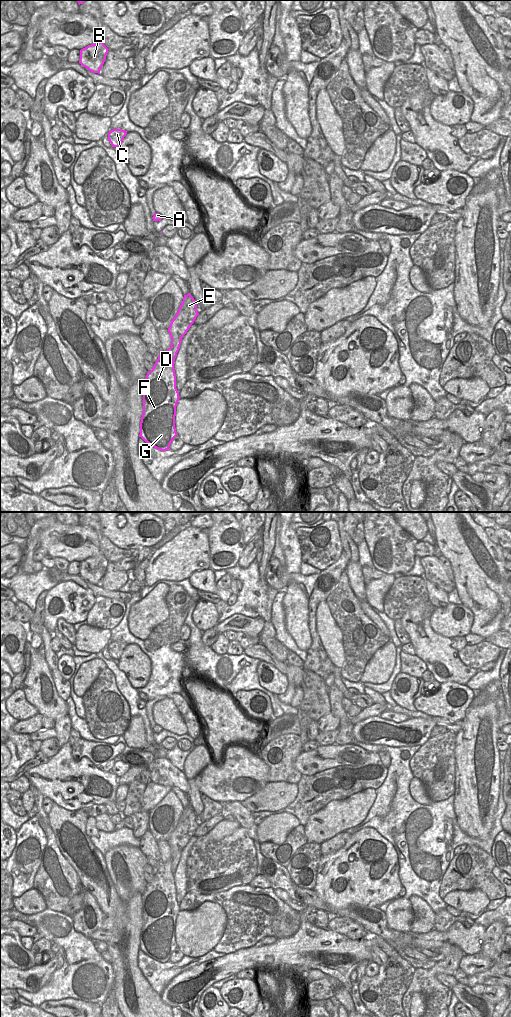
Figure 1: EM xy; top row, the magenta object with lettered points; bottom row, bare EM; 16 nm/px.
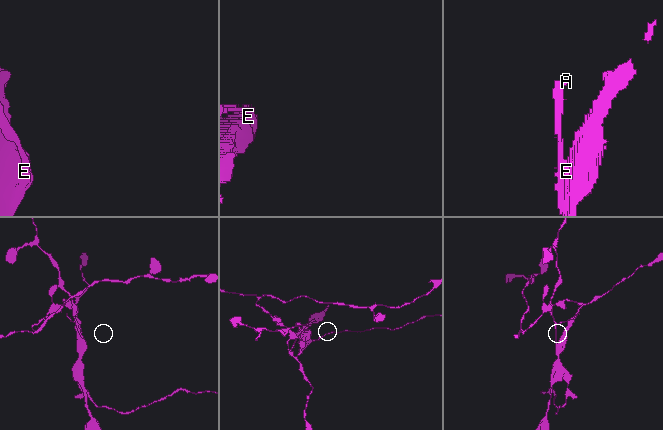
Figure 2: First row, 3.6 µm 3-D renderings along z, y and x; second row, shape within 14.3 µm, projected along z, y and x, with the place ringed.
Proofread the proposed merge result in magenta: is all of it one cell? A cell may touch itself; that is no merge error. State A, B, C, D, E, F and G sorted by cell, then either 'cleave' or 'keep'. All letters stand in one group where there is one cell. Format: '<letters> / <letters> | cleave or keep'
A B / C D E F G | cleave

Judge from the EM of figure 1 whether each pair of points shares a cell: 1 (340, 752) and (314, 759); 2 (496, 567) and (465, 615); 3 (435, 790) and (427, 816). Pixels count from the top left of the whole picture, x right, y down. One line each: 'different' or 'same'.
1: same
2: different
3: different

